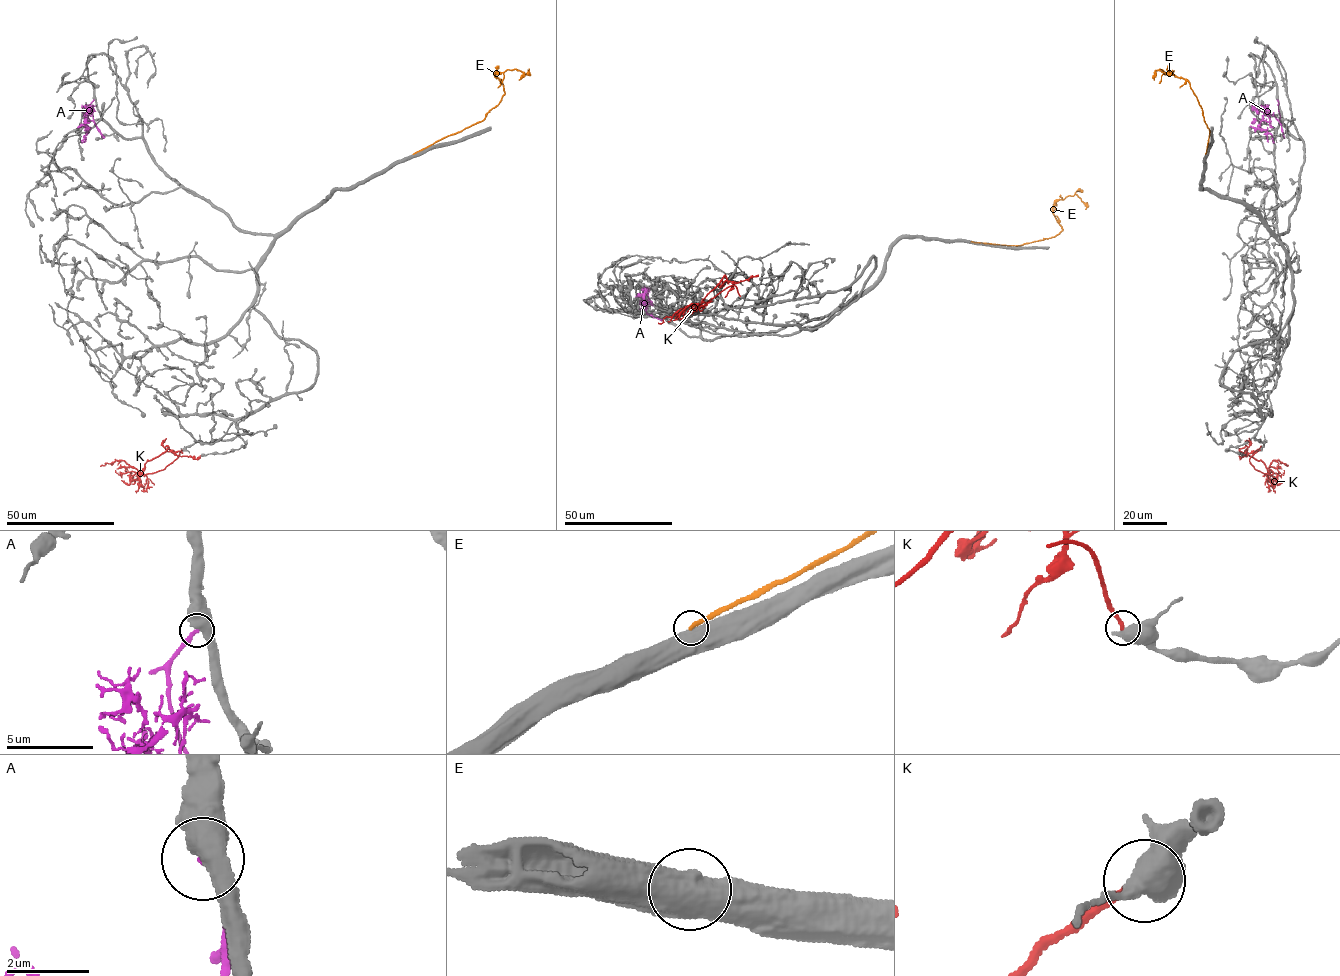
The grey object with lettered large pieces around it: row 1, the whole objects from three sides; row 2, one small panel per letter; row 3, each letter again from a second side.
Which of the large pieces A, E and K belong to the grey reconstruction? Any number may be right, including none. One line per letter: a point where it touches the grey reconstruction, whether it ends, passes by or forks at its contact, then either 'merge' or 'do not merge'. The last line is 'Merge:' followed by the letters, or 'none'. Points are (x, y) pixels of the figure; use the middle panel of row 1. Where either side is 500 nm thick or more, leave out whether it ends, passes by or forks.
A: contact (652, 313); do not merge
E: contact (971, 242); do not merge
K: contact (740, 296); do not merge
Merge: none

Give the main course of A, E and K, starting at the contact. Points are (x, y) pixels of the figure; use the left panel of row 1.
A: (94, 100), (91, 103), (93, 120), (86, 115), (85, 140), (81, 143)
E: (413, 154), (480, 122), (504, 94), (503, 83), (494, 74), (516, 69), (527, 74), (528, 70)
K: (182, 449), (163, 470), (140, 472), (166, 446), (177, 455), (194, 459), (200, 455)

